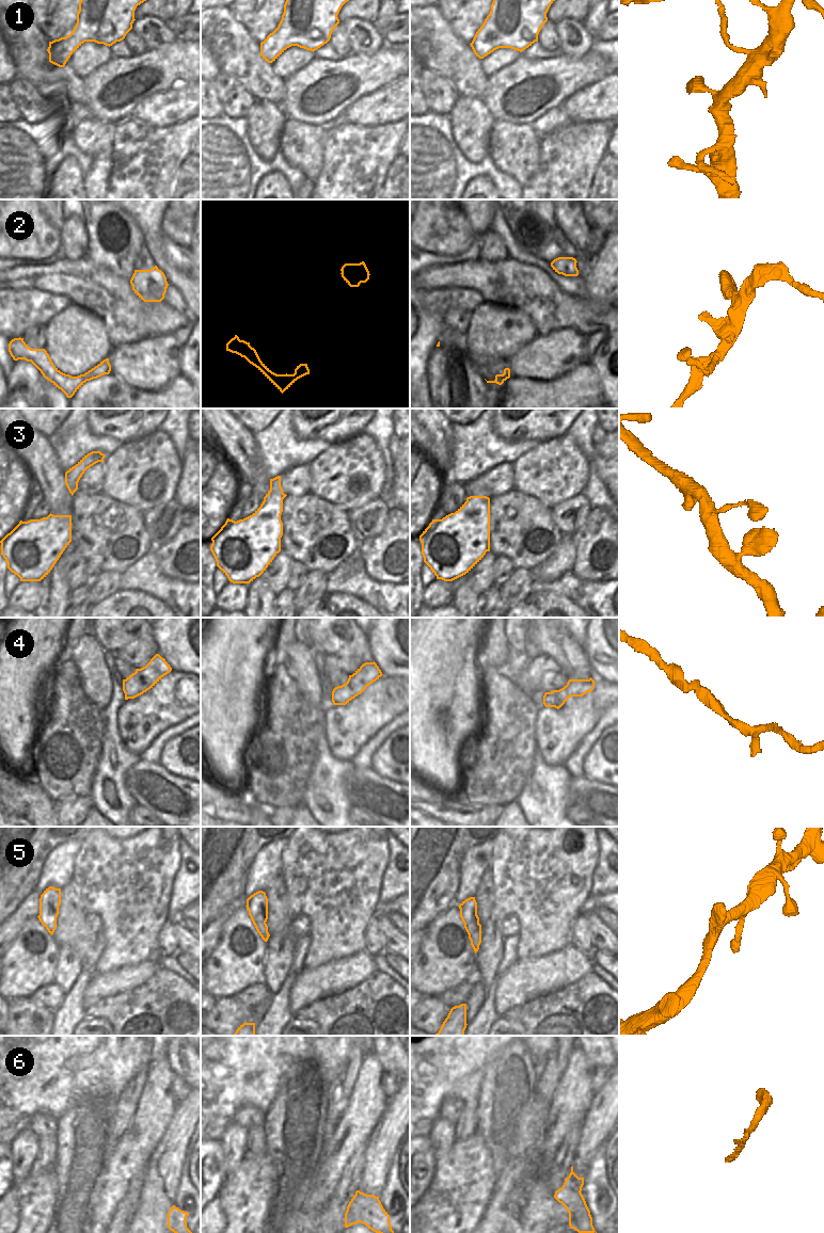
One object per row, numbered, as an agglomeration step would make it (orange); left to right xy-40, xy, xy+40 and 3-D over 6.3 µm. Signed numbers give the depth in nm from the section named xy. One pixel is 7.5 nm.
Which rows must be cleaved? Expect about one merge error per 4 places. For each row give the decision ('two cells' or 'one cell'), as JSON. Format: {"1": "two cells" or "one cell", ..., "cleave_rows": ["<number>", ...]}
{"1": "one cell", "2": "one cell", "3": "one cell", "4": "one cell", "5": "one cell", "6": "two cells", "cleave_rows": ["6"]}

